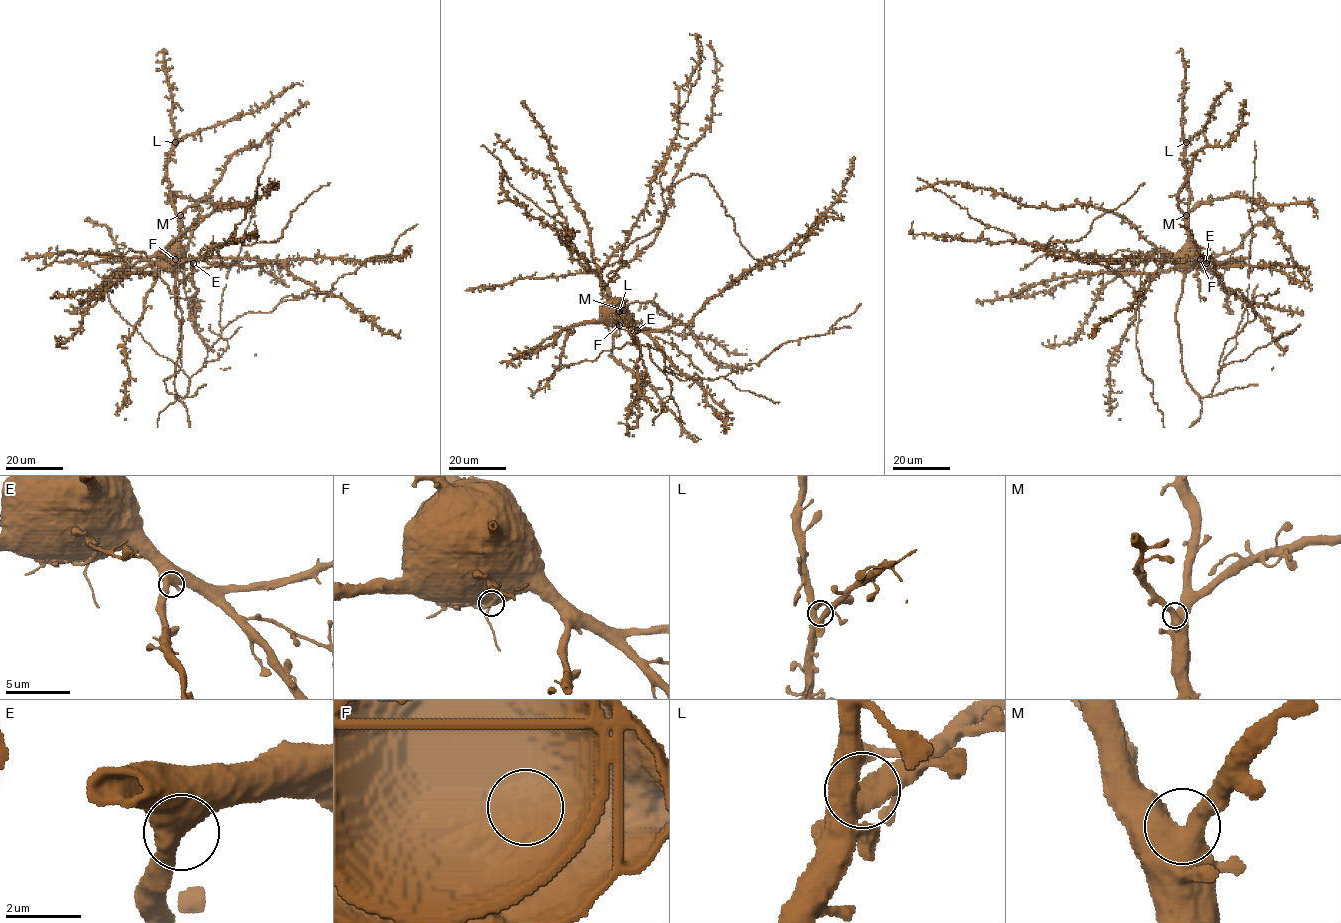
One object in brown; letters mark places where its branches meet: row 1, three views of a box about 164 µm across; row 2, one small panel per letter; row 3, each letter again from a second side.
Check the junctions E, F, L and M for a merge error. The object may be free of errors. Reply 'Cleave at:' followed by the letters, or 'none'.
Cleave at: F

